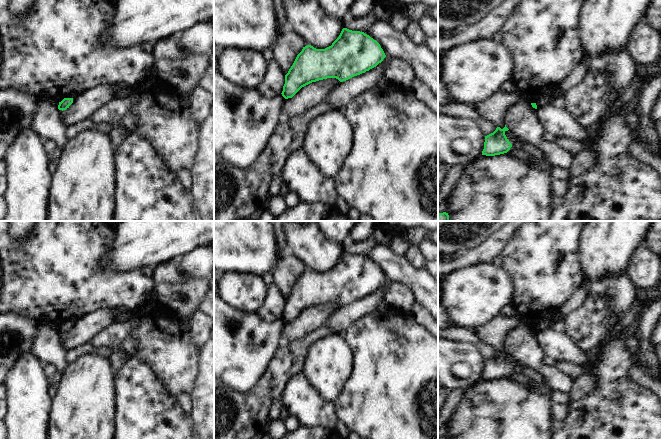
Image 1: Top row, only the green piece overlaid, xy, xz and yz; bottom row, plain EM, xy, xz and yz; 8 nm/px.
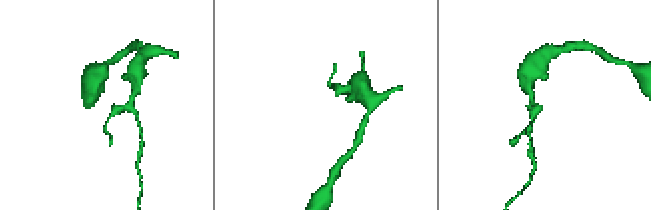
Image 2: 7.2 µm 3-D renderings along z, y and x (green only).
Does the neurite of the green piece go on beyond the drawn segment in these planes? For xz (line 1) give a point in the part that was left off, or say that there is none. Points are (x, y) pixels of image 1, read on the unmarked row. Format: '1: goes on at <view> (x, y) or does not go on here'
1: does not go on here

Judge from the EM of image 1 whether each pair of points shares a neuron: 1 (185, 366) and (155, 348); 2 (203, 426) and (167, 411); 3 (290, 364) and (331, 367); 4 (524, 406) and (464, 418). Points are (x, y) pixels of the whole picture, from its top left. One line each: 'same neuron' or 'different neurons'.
1: same neuron
2: different neurons
3: different neurons
4: same neuron

